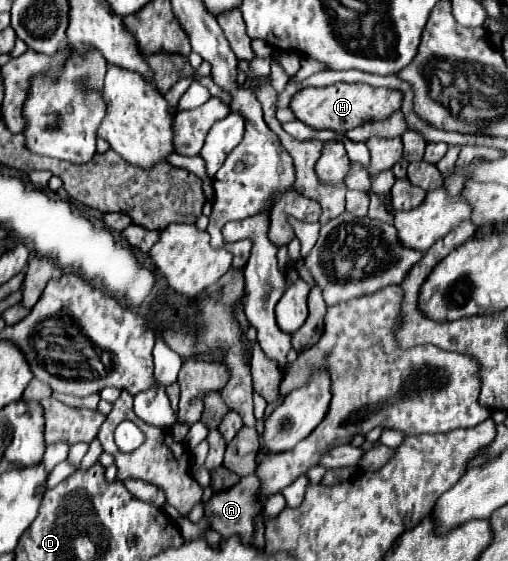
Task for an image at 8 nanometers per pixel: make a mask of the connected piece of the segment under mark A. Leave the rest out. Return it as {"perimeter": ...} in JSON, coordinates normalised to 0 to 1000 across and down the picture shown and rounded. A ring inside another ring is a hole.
{"perimeter":[[[492,845],[472,852],[457,870],[421,877],[409,895],[398,895],[413,941],[437,959],[472,952],[476,966],[496,966],[500,920],[516,913],[516,895],[500,884],[504,873],[508,852]]]}

